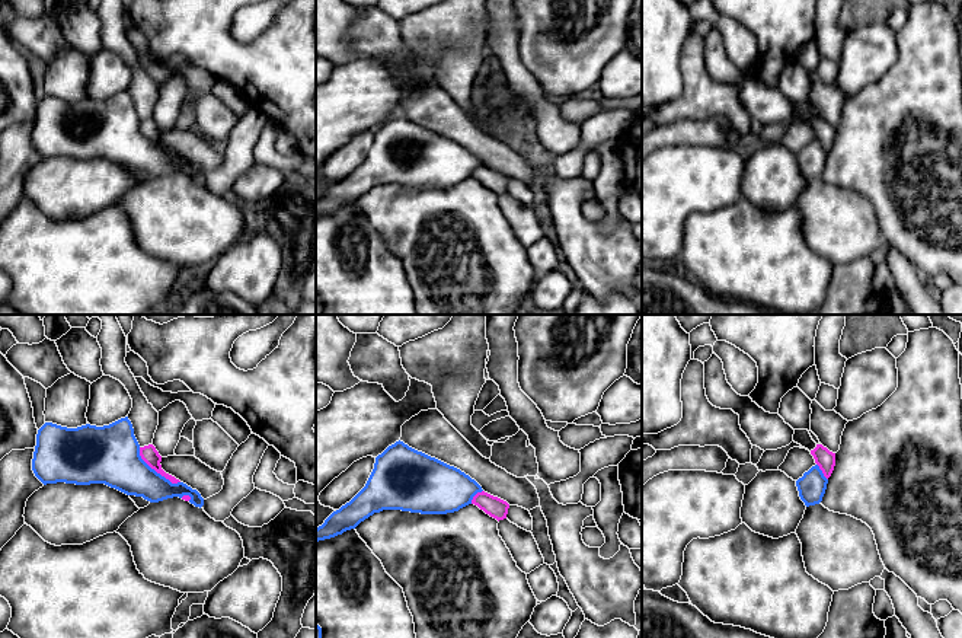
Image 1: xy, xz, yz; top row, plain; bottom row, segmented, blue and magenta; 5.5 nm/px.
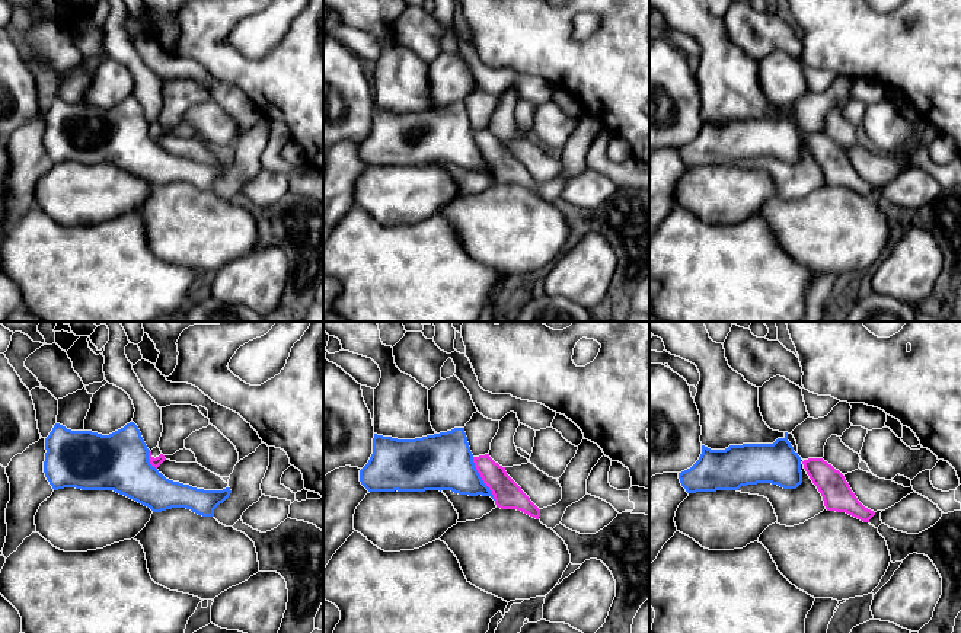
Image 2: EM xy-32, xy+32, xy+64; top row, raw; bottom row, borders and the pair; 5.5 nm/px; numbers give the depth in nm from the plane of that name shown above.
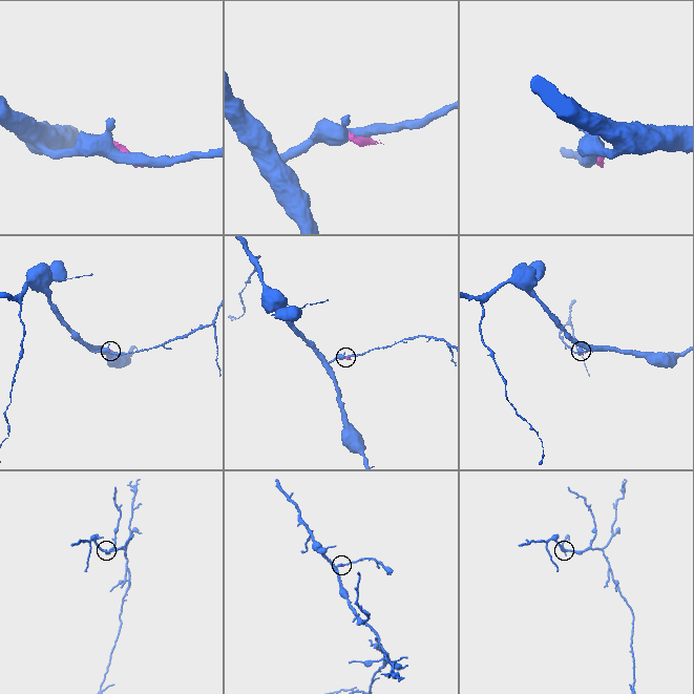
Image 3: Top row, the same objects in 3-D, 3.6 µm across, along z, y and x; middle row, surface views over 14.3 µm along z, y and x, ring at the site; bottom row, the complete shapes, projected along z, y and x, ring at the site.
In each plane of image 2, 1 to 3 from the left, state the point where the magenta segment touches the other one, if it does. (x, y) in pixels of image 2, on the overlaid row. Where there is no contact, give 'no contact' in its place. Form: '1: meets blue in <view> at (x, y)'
1: meets blue in xy-32 at (147, 460)
2: meets blue in xy+32 at (481, 479)
3: no contact

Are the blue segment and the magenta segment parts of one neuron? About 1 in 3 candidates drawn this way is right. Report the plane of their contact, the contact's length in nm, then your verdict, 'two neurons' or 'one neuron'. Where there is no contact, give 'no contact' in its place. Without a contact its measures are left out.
xy | 300 nm | two neurons

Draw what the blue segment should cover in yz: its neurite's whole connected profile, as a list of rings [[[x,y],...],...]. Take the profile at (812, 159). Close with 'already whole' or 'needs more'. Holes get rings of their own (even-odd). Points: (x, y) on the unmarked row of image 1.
[[[818,138],[812,140],[796,154],[800,173],[806,181],[819,178],[827,163],[828,153]]]; already whole

